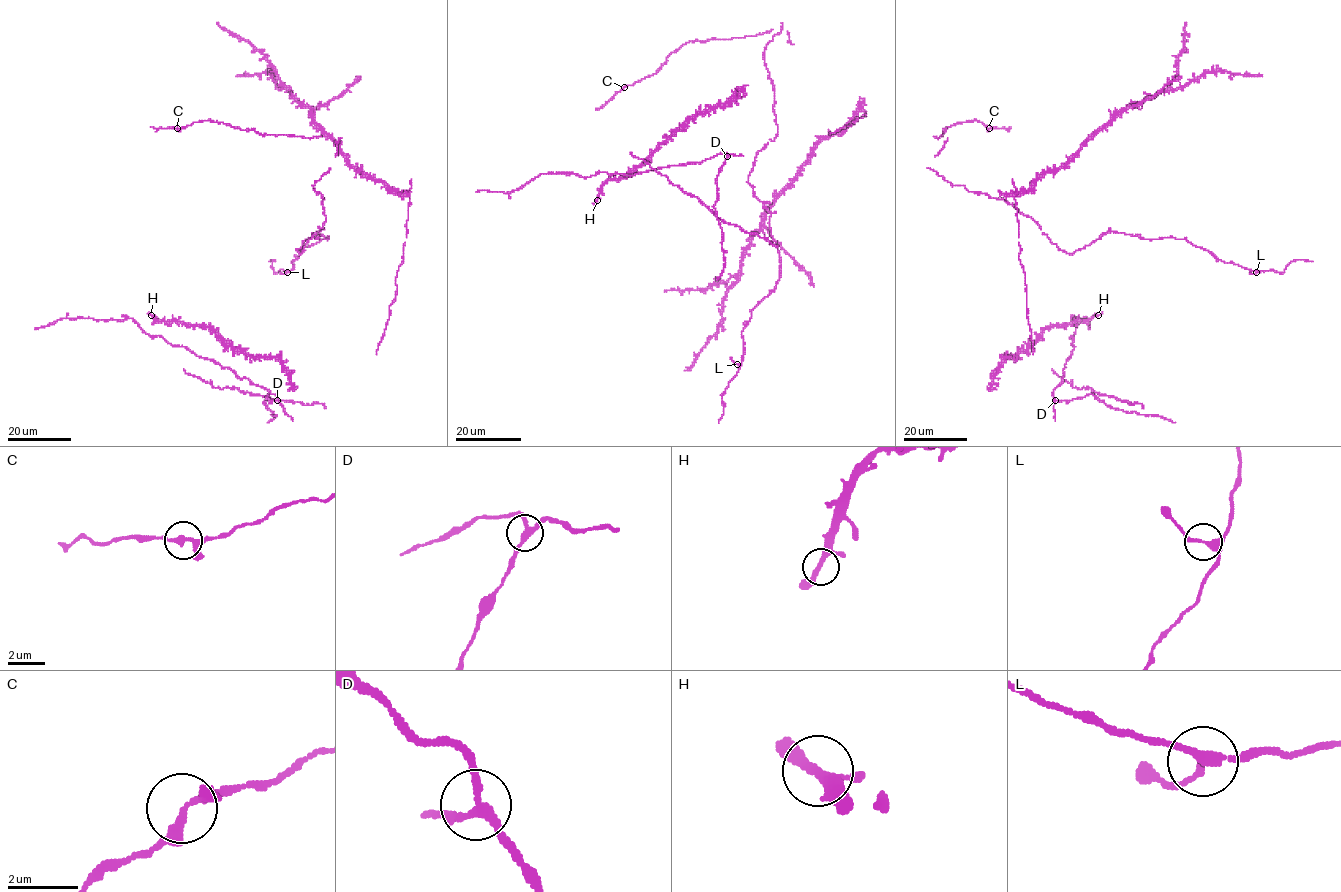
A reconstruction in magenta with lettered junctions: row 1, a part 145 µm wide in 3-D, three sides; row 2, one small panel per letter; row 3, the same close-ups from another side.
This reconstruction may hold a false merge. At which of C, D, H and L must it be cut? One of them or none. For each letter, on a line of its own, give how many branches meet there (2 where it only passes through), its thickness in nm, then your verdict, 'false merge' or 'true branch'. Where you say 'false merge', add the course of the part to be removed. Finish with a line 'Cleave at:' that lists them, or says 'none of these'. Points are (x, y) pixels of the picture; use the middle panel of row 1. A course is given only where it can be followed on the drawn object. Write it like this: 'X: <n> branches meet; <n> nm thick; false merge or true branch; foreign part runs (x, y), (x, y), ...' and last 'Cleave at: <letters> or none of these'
C: 3 branches meet; 240 nm thick; true branch
D: 3 branches meet; 240 nm thick; true branch
H: 3 branches meet; 220 nm thick; true branch
L: 3 branches meet; 240 nm thick; true branch
Cleave at: none of these

